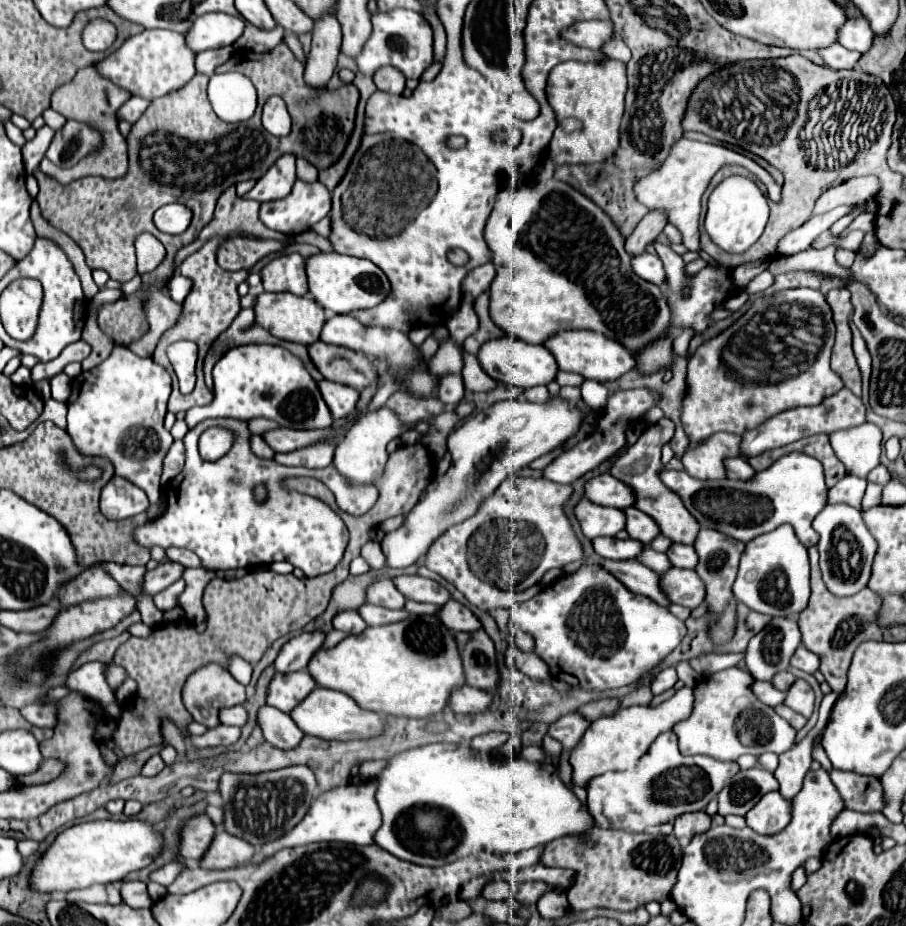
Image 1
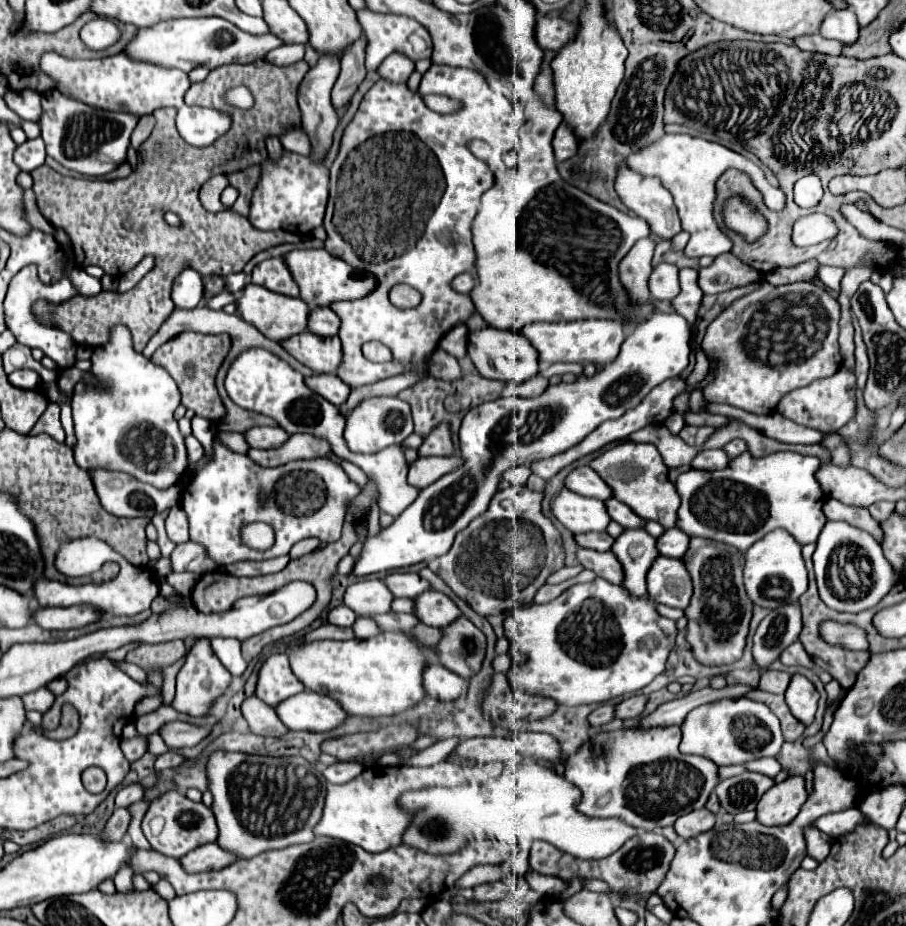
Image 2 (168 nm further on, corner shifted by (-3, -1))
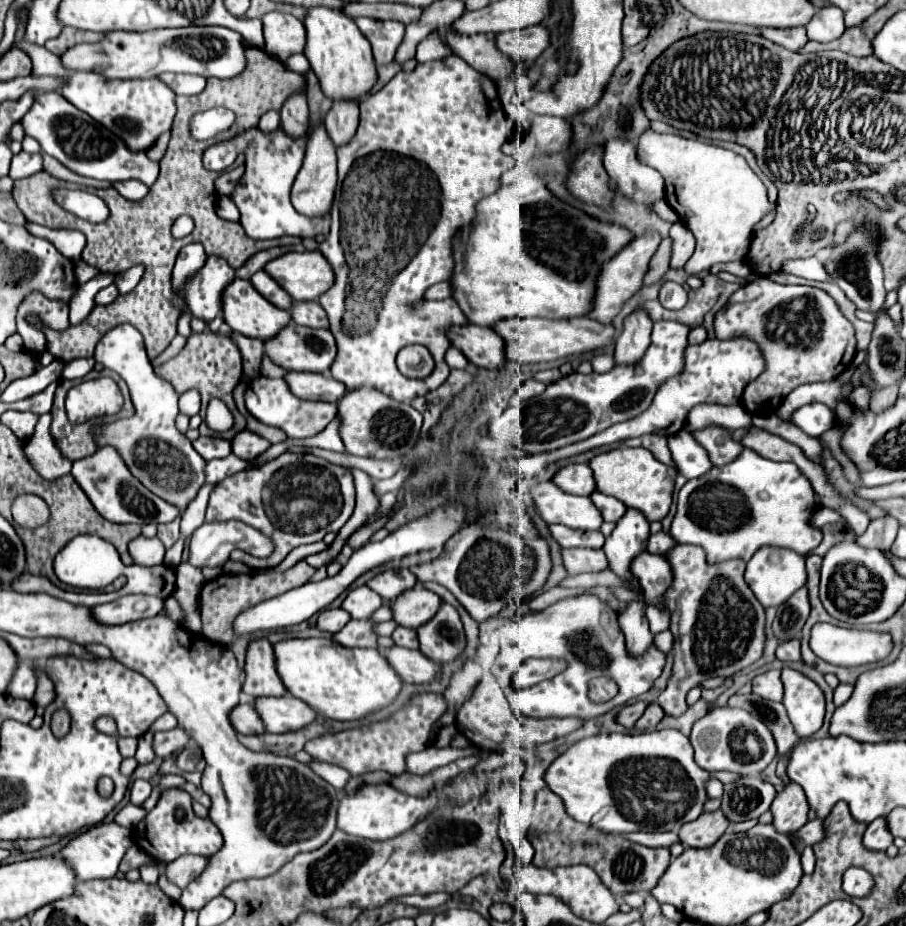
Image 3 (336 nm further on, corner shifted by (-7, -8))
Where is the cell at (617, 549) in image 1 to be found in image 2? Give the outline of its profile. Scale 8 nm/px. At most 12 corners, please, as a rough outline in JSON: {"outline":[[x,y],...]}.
{"outline":[[607,532],[573,534],[583,548],[607,552],[613,538]]}

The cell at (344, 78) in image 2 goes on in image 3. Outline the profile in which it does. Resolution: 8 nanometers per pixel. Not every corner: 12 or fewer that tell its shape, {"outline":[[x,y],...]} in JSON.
{"outline":[[357,99],[333,101],[325,127],[333,143],[345,145],[359,123]]}

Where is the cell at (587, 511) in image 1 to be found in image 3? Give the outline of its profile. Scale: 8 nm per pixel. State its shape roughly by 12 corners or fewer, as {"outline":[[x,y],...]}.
{"outline":[[551,481],[531,487],[549,525],[599,531],[603,517],[589,497]]}

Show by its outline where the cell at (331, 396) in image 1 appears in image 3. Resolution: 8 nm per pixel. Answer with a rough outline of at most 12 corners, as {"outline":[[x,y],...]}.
{"outline":[[289,373],[289,389],[337,403],[345,385],[319,373]]}

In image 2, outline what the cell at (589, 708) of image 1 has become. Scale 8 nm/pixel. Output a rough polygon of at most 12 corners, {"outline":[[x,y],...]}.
{"outline":[[631,696],[617,704],[617,718],[639,718],[649,696]]}

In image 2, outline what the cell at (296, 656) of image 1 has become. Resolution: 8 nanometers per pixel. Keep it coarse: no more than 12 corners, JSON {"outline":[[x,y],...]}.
{"outline":[[323,624],[305,636],[311,640],[353,640],[353,628]]}

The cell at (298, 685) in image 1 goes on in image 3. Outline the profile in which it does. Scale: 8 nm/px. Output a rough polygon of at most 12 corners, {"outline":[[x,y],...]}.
{"outline":[[273,645],[247,649],[243,691],[251,697],[285,697]]}

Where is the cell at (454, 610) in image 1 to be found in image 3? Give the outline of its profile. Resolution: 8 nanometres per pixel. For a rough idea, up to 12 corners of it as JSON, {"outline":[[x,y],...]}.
{"outline":[[423,587],[391,603],[399,625],[419,629],[443,605]]}

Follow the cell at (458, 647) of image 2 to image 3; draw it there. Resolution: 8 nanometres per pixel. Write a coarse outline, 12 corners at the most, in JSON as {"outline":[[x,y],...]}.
{"outline":[[443,603],[417,635],[421,653],[451,663],[467,647],[459,613]]}

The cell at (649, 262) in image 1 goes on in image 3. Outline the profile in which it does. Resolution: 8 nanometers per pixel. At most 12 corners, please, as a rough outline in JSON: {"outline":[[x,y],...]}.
{"outline":[[663,281],[659,301],[665,309],[681,309],[687,291],[675,281]]}

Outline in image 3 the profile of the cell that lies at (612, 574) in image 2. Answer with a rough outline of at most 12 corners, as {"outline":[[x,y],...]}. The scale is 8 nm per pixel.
{"outline":[[563,549],[569,575],[609,569],[601,549]]}

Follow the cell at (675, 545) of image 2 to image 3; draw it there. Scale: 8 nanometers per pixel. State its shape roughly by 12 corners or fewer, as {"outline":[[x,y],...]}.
{"outline":[[669,533],[649,537],[649,553],[667,555],[675,545]]}

